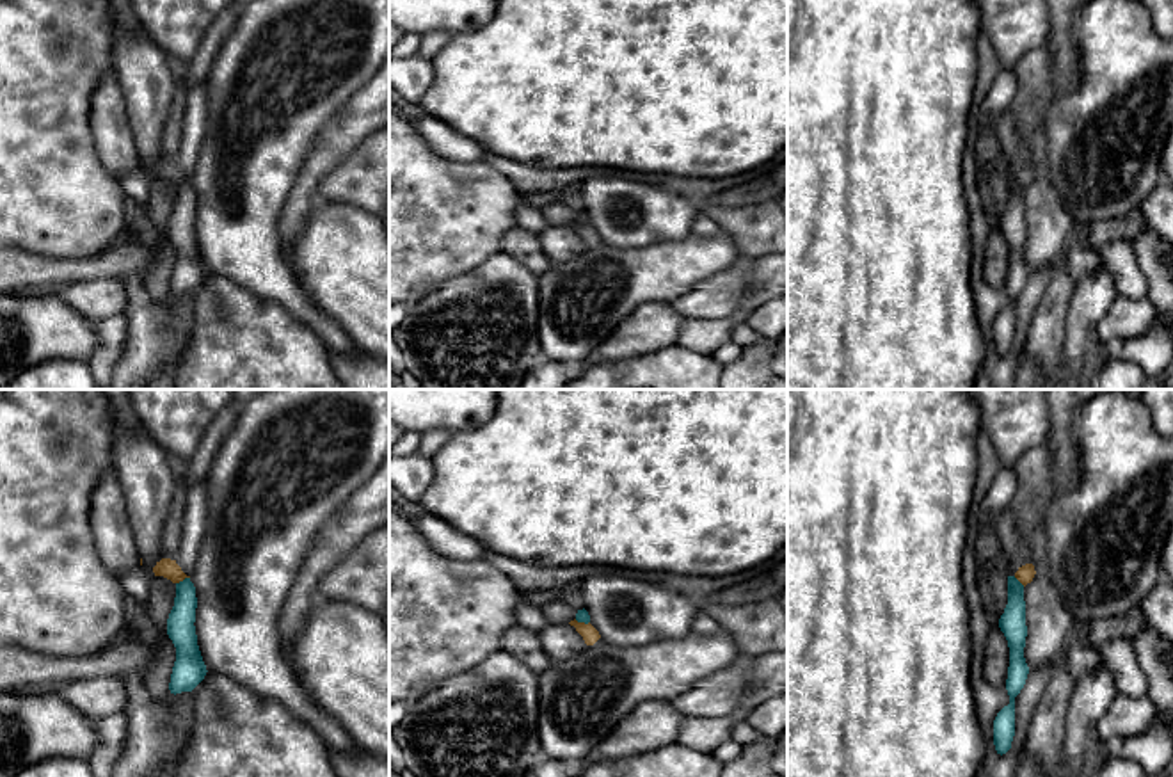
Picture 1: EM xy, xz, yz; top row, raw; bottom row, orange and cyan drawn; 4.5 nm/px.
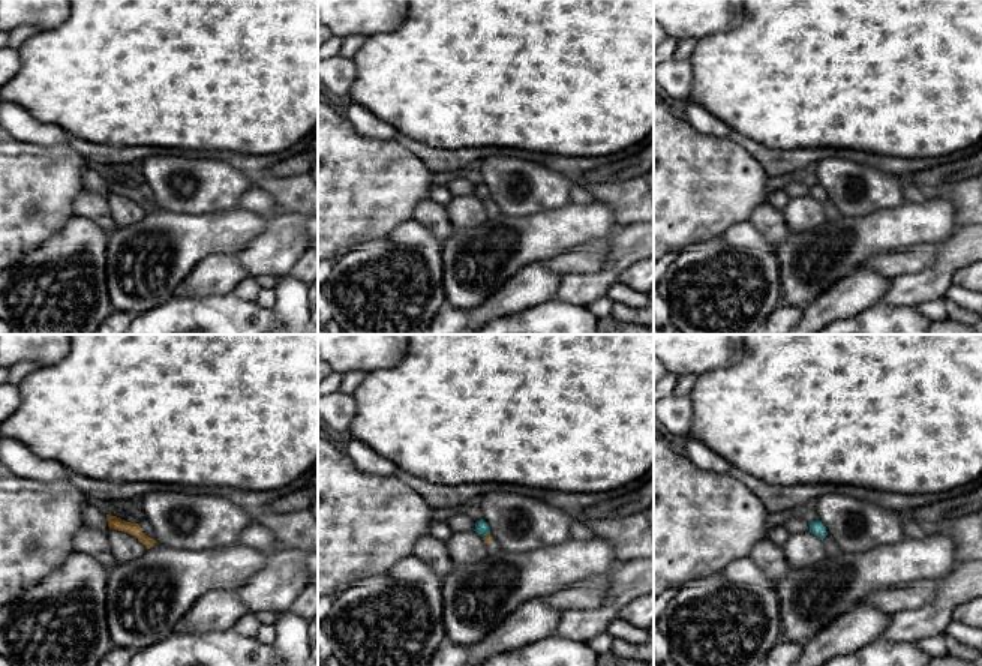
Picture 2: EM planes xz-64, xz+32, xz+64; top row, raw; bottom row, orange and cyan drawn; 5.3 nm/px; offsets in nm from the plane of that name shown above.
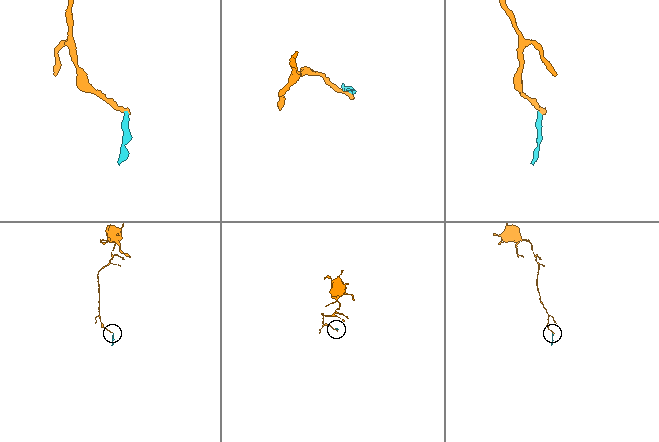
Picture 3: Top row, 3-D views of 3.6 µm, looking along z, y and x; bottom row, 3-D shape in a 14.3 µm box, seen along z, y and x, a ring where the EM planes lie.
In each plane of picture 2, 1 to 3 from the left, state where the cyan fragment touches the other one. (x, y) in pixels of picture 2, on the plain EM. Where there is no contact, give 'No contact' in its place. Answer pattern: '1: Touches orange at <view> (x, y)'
1: No contact
2: Touches orange at xz+32 (486, 200)
3: No contact

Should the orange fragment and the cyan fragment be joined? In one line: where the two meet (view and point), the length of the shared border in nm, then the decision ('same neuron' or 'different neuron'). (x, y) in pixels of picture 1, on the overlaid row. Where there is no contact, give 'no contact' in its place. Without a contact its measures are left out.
xy (182, 580) | 70 nm | different neuron

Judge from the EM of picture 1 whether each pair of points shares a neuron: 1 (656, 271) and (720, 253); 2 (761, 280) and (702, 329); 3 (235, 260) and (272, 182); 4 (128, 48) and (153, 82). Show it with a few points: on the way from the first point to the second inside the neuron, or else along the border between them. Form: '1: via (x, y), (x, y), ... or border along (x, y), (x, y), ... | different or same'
1: via (672, 269), (704, 256) | same
2: via (754, 297), (736, 319), (720, 329) | same
3: via (239, 240), (239, 228), (251, 216), (253, 201) | same
4: via (135, 57), (144, 73) | same

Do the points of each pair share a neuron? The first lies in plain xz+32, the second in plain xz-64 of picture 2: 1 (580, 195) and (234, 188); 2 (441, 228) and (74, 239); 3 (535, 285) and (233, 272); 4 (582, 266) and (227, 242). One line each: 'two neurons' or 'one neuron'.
1: two neurons
2: two neurons
3: one neuron
4: two neurons

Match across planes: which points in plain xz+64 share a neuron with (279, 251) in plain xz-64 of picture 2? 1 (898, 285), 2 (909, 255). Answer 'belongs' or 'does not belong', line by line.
1: does not belong
2: belongs

